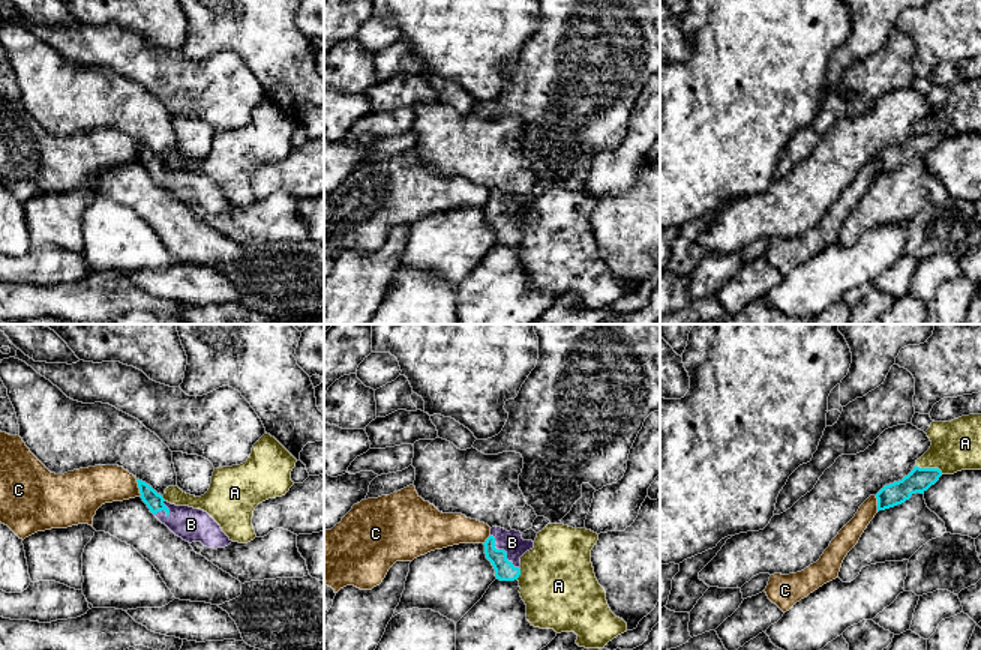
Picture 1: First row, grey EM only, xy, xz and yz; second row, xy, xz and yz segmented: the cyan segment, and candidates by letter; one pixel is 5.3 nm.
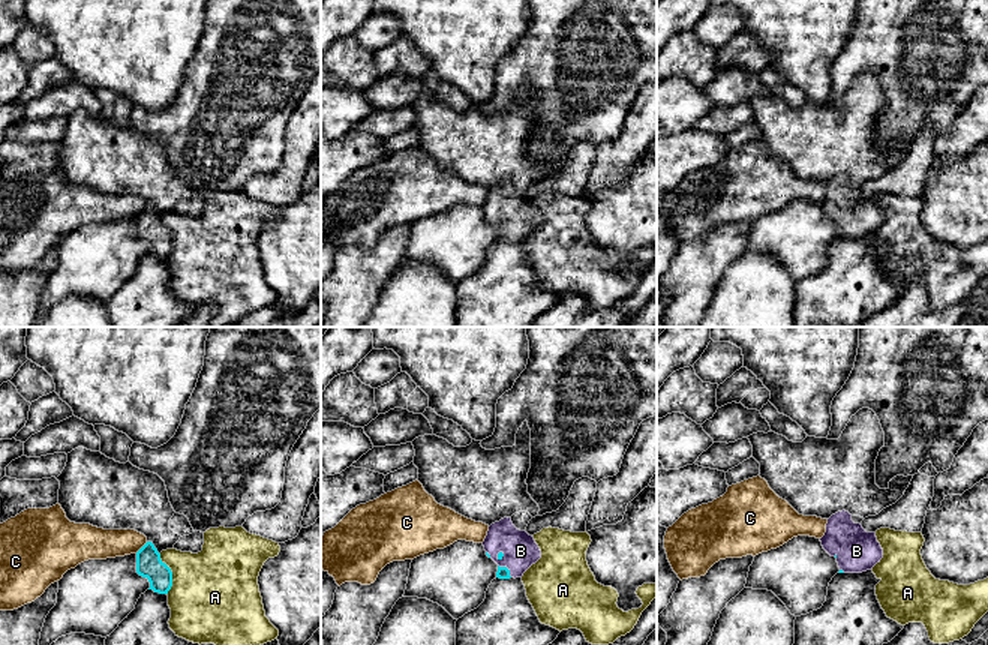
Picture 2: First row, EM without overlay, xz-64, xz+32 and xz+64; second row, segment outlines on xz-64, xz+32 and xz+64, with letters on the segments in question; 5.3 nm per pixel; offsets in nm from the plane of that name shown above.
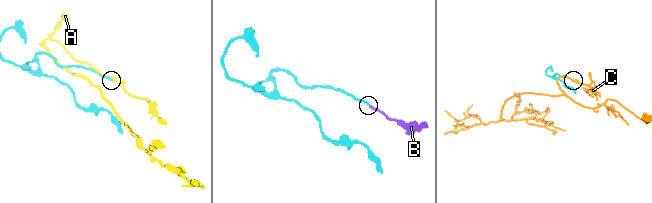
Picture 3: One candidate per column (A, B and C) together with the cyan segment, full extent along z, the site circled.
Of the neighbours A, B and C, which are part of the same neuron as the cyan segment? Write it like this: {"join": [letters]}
{"join": ["B"]}

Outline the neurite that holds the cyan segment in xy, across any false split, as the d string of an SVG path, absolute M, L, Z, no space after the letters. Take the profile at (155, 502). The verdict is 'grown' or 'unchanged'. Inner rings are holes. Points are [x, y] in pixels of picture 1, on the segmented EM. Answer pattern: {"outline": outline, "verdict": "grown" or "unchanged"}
{"outline": "M136 479L140 497L150 512L183 540L201 542L207 548L225 548L232 540L220 525L204 510L189 506L176 506L164 500L150 485Z", "verdict": "grown"}

